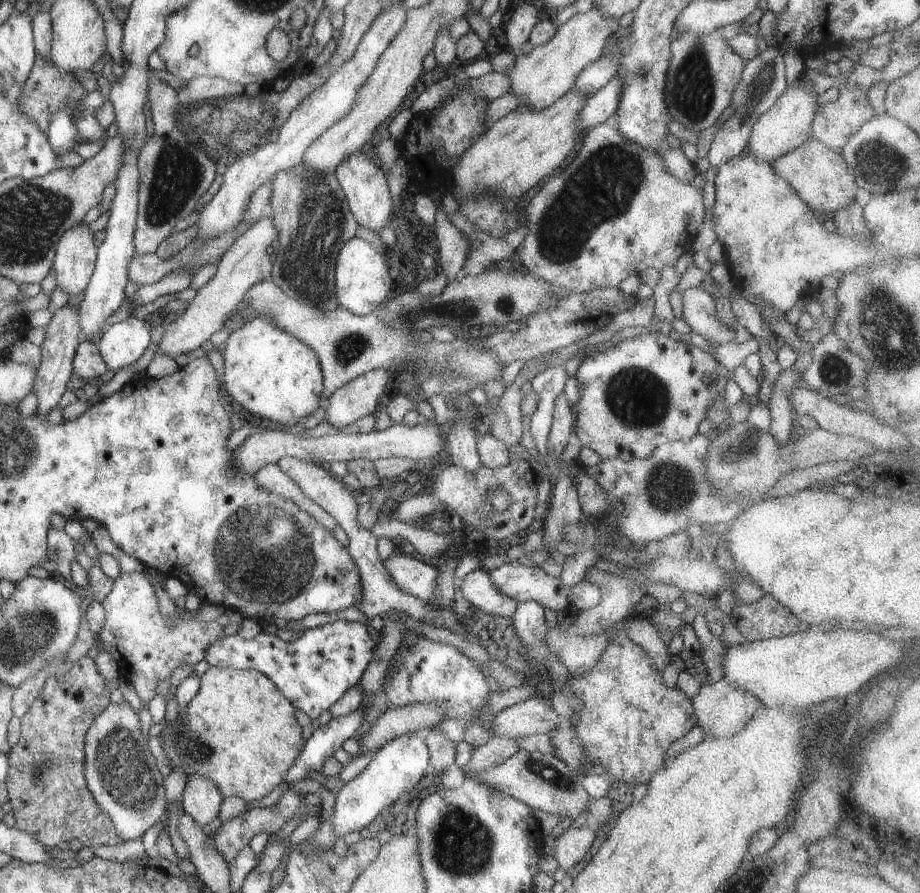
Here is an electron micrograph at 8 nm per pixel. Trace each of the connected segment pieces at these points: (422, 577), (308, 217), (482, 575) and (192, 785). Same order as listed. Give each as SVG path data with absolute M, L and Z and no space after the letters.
M408 554L390 555L383 565L402 592L429 603L436 596L438 570L434 566Z
M304 162L290 170L276 172L272 180L272 196L267 213L272 215L272 224L278 229L278 238L272 249L276 256L271 274L272 282L282 288L290 298L302 304L316 307L322 312L336 310L341 306L338 304L335 289L337 258L344 244L356 234L359 224L352 214L335 172L310 170Z
M475 569L459 582L460 590L468 602L476 608L499 617L512 618L520 602L504 596L500 588L494 586L489 572Z
M204 776L188 777L183 795L184 813L204 826L219 816L223 796L216 784Z

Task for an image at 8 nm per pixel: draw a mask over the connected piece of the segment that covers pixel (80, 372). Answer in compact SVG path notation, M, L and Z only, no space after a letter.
M82 340L73 363L73 372L76 376L88 380L98 379L108 370L106 362L100 355L98 342Z

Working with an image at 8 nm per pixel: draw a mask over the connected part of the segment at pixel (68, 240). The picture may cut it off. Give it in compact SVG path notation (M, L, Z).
M81 223L62 236L53 263L57 286L70 298L85 291L97 260L93 234L88 225L82 226Z

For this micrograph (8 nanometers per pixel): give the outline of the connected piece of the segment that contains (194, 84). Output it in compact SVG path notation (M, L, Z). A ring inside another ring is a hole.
M198 77L177 92L180 104L198 104L200 100L216 100L228 96L242 95L244 87L238 82L230 82L220 77Z

